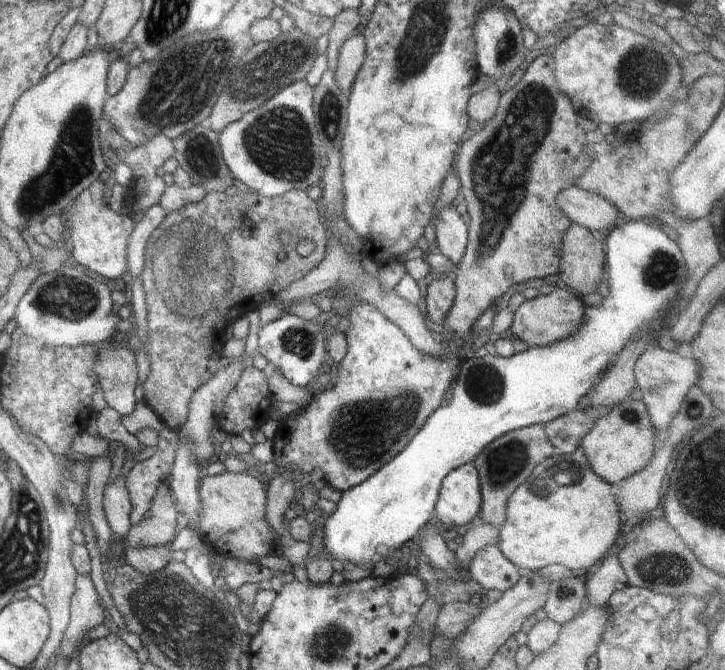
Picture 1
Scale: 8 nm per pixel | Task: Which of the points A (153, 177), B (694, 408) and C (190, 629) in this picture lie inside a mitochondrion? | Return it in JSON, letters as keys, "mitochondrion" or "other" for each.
{"A":"other","B":"mitochondrion","C":"mitochondrion"}

